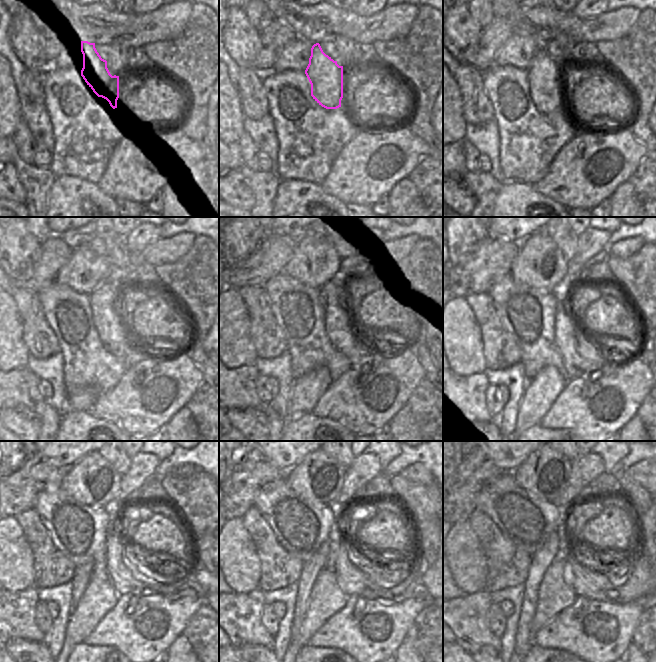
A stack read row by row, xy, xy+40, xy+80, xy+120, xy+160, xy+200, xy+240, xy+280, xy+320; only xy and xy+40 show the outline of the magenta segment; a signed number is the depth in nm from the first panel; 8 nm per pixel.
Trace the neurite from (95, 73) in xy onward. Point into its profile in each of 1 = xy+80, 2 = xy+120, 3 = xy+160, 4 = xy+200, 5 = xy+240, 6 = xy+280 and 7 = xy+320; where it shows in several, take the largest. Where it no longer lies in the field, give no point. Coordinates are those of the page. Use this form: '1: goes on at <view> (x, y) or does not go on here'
1: goes on at xy+80 (548, 91)
2: goes on at xy+120 (109, 320)
3: goes on at xy+160 (338, 328)
4: goes on at xy+200 (576, 361)
5: goes on at xy+240 (126, 578)
6: goes on at xy+280 (375, 581)
7: goes on at xy+320 (643, 575)

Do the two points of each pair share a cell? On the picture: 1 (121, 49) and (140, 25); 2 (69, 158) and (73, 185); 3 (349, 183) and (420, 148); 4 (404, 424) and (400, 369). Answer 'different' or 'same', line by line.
1: different
2: different
3: same
4: different

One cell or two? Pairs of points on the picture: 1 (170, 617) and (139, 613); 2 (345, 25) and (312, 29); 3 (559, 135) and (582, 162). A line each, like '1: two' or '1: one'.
1: one
2: one
3: two

